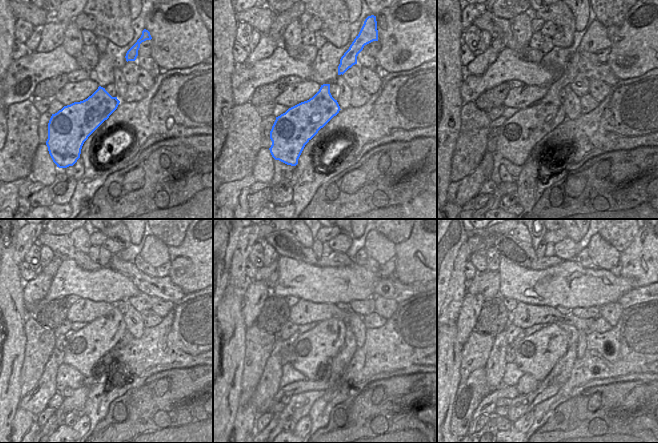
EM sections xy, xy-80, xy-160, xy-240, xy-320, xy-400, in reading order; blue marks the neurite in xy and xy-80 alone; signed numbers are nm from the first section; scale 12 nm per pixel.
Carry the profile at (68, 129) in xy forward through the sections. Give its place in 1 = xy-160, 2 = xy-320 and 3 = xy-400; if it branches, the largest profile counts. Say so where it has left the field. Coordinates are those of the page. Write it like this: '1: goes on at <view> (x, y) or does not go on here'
1: goes on at xy-160 (552, 114)
2: goes on at xy-320 (306, 352)
3: goes on at xy-400 (537, 354)

